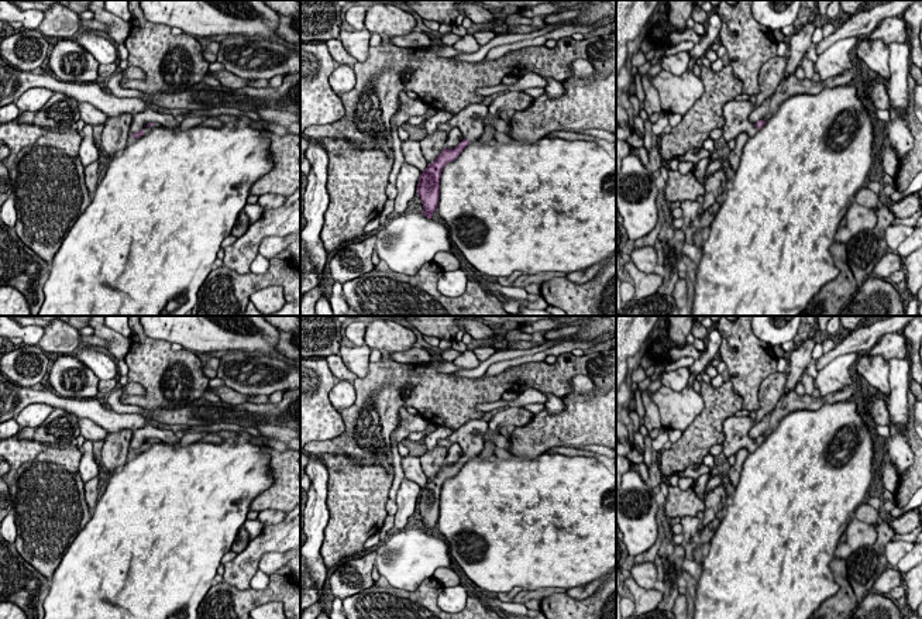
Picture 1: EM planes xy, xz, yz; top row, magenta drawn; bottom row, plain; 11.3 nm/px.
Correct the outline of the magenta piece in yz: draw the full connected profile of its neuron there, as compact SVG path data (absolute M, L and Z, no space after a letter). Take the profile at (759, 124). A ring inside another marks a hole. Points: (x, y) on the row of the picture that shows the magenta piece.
M734 99L726 103L723 107L725 125L722 127L722 137L726 142L734 140L742 133L746 133L749 137L754 137L766 124L764 120L760 120L756 124L749 120L754 109L756 106L750 100L739 102Z

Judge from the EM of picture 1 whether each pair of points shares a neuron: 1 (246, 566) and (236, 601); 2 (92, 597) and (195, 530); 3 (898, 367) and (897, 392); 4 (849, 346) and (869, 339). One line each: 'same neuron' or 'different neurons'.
1: different neurons
2: same neuron
3: same neuron
4: same neuron

